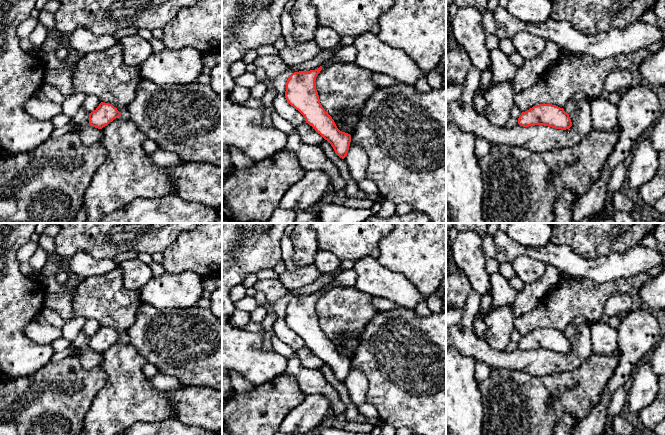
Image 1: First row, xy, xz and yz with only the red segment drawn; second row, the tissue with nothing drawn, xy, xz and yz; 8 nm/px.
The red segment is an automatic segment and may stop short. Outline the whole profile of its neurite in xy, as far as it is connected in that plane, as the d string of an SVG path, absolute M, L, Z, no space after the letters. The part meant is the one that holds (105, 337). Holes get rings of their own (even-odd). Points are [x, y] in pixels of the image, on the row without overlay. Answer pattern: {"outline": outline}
{"outline": "M101 326L99 330L89 338L89 348L95 352L102 353L121 337L112 328Z"}

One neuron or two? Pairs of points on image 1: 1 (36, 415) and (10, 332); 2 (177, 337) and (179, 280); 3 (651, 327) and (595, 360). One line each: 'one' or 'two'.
1: two
2: two
3: two

